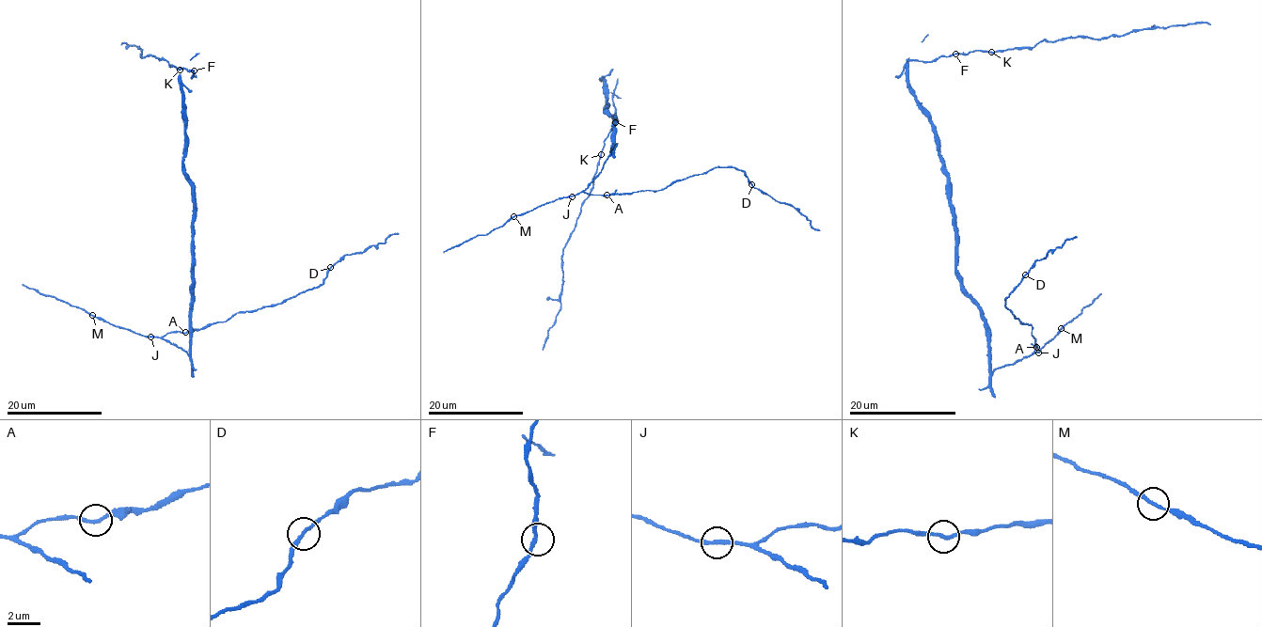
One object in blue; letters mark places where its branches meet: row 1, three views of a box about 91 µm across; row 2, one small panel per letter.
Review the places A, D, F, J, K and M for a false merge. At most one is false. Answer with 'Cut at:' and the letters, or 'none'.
Cut at: none

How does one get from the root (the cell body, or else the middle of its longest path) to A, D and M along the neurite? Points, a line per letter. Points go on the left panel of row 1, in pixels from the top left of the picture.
A: (192, 229), (191, 349), (187, 352), (164, 337), (170, 332), (184, 332)
D: (192, 229), (187, 352), (164, 337), (282, 304), (319, 287), (331, 268)
M: (192, 229), (191, 349), (187, 352), (157, 337), (141, 336), (92, 315)

